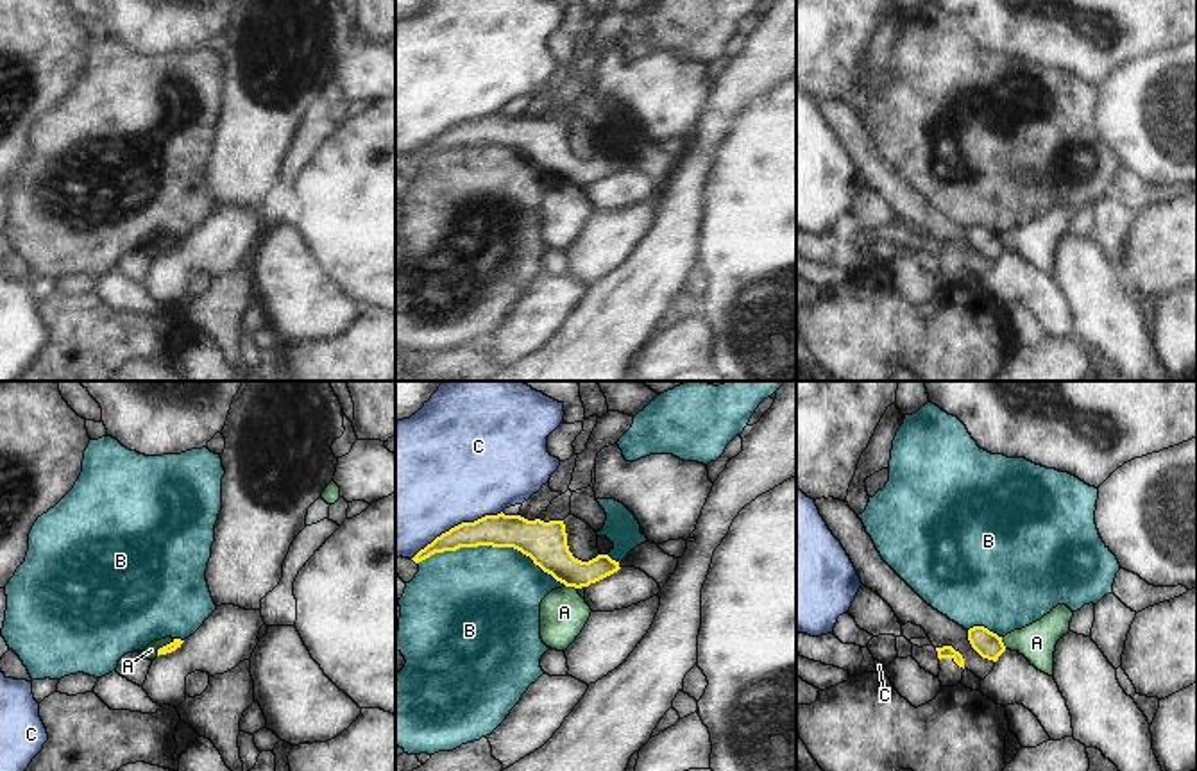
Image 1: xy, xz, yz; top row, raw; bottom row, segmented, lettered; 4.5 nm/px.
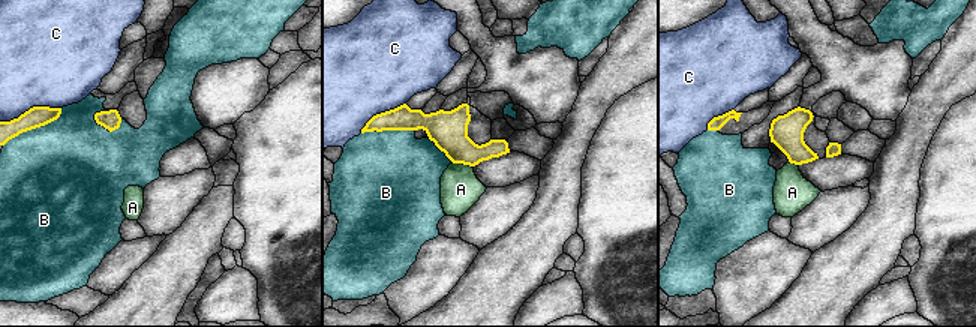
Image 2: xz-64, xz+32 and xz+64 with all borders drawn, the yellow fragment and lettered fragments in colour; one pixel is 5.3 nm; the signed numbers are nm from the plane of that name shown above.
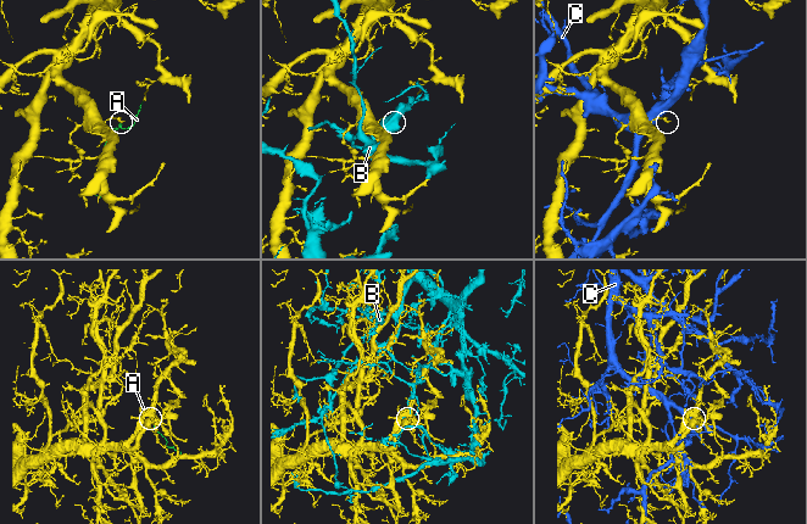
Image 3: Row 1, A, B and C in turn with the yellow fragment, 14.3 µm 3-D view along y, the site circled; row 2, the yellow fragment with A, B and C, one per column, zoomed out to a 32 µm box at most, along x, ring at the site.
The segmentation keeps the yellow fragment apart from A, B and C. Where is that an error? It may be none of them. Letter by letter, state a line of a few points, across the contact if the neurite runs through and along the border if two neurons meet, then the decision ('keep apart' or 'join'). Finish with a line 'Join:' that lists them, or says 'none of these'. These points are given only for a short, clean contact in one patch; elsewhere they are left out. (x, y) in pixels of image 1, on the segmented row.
A: line xy (174, 639), (163, 644), (156, 655); keep apart
B: keep apart
C: keep apart
Join: none of these

